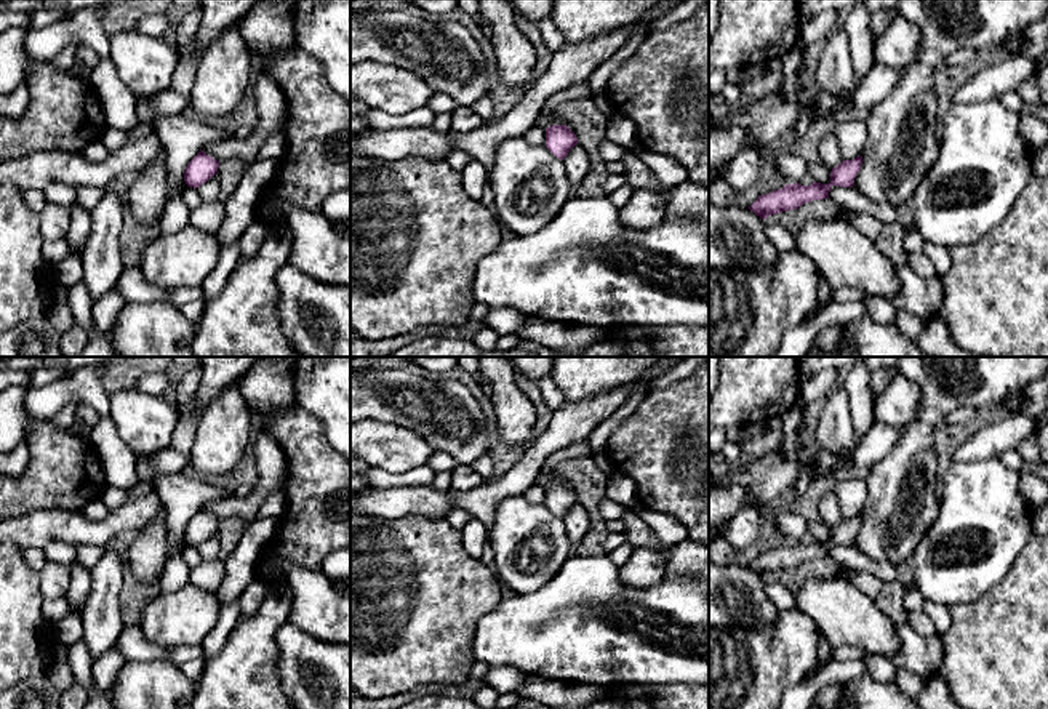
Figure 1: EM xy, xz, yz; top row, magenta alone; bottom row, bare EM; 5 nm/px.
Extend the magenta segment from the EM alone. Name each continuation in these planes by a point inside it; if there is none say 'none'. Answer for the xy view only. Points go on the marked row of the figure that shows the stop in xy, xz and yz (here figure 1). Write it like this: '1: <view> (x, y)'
none

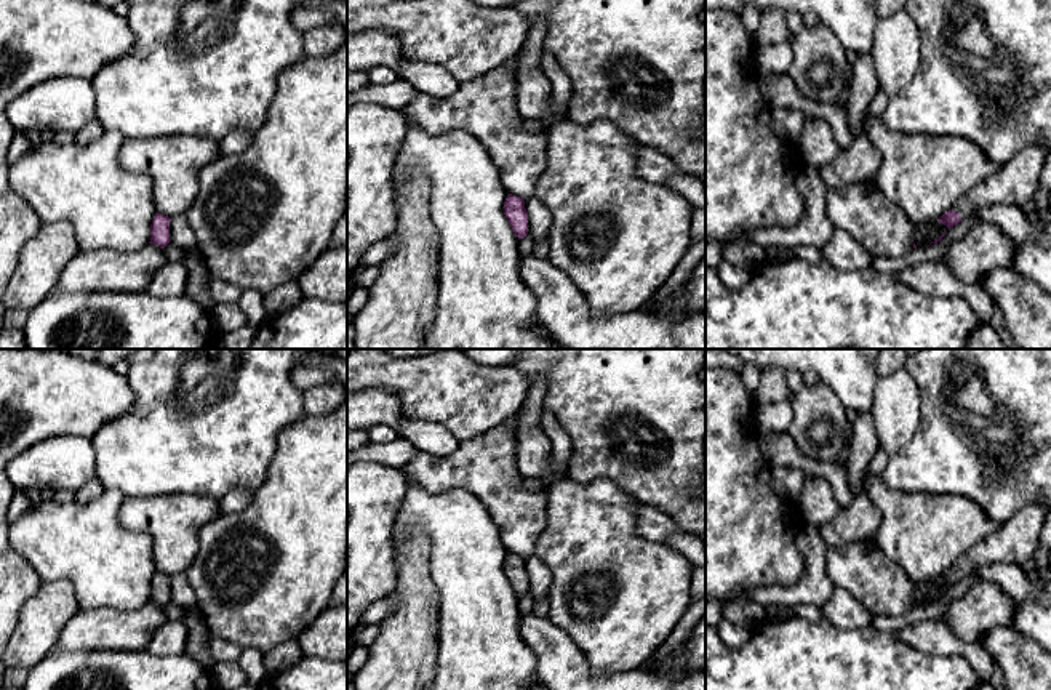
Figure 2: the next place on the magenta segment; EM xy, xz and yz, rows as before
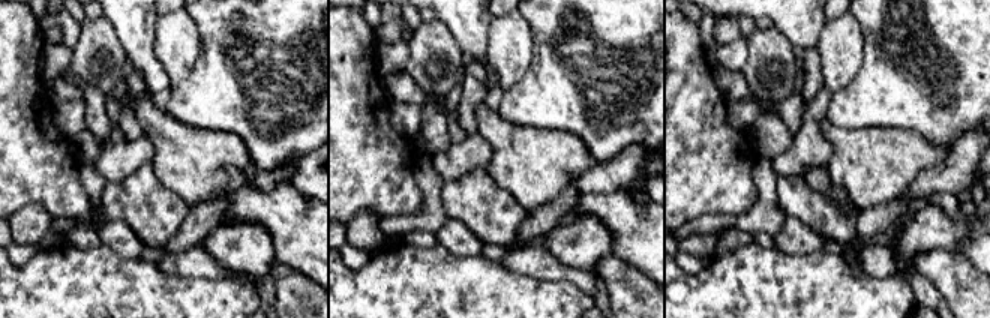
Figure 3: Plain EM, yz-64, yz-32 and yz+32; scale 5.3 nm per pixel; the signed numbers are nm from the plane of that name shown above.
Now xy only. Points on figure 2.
none

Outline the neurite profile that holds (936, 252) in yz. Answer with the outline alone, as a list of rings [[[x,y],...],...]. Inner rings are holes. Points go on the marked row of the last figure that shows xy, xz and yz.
[[[976,213],[969,215],[966,219],[961,219],[957,226],[953,226],[941,242],[931,243],[926,248],[912,248],[907,255],[901,258],[885,258],[875,256],[872,259],[872,267],[881,274],[897,274],[899,271],[907,269],[917,263],[929,263],[929,261],[942,261],[947,248],[952,242],[963,239],[974,224],[979,223]]]

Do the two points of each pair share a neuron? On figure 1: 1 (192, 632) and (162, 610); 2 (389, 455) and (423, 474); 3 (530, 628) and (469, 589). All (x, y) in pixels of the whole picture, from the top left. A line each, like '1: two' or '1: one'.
1: one
2: two
3: two

